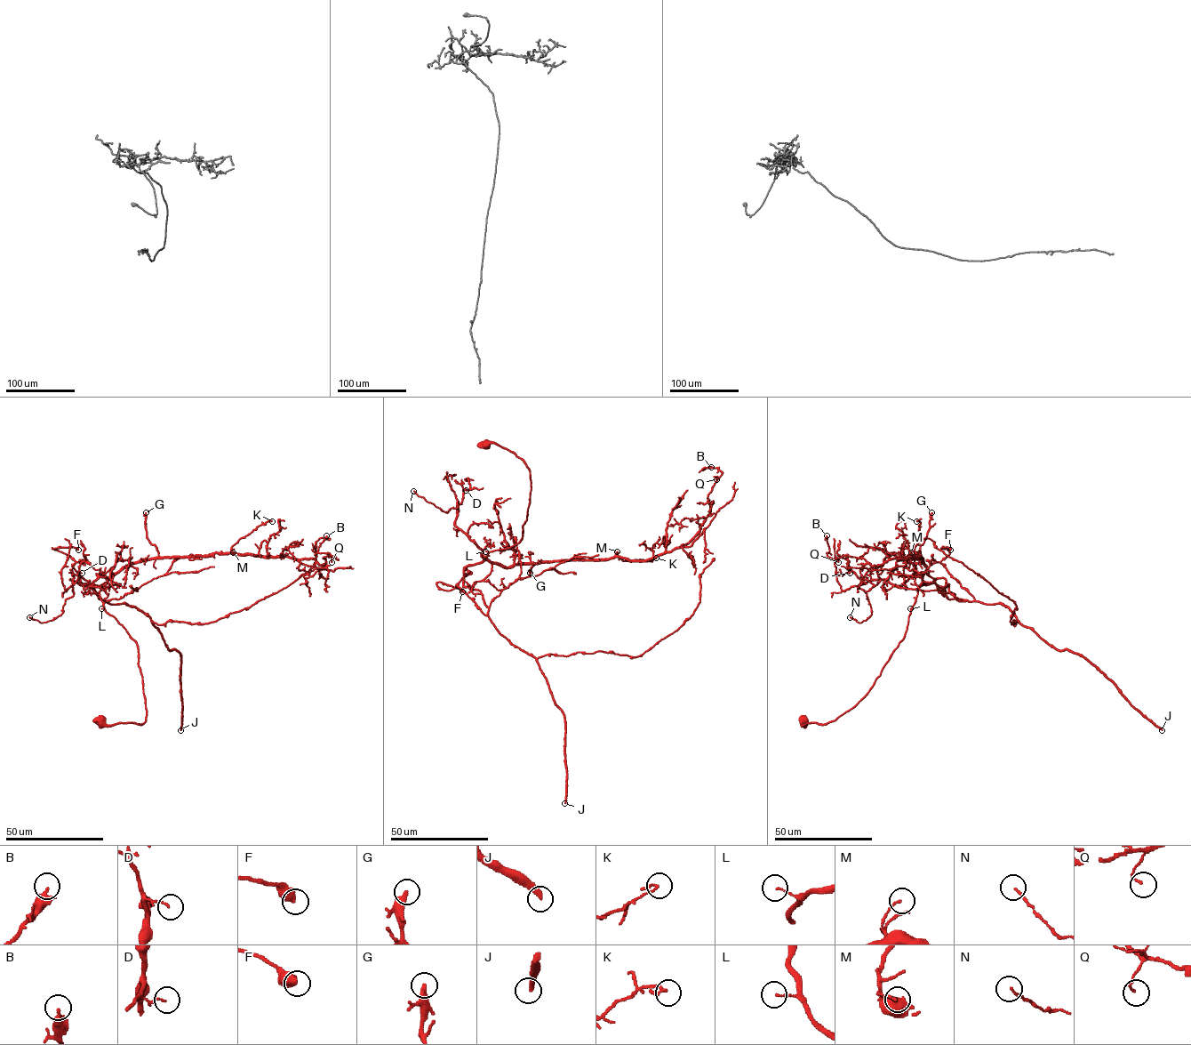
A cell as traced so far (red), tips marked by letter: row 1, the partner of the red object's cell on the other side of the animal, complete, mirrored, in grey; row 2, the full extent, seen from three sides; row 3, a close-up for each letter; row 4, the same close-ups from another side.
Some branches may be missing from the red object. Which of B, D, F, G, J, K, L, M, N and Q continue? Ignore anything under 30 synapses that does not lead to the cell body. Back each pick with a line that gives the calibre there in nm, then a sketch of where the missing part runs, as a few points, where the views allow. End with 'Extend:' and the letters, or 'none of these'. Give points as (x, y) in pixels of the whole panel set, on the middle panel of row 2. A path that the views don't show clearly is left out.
J: calibre 320 nm
Extend: J

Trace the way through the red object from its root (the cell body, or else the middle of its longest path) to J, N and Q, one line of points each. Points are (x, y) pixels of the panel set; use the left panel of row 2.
J: (100, 720), (146, 721), (142, 676), (101, 587), (78, 578), (145, 613), (180, 655), (180, 730)
N: (100, 720), (147, 716), (137, 643), (99, 596), (107, 578), (71, 580), (59, 615), (29, 617)
Q: (100, 720), (147, 716), (137, 643), (99, 594), (123, 567), (215, 553), (331, 562)

